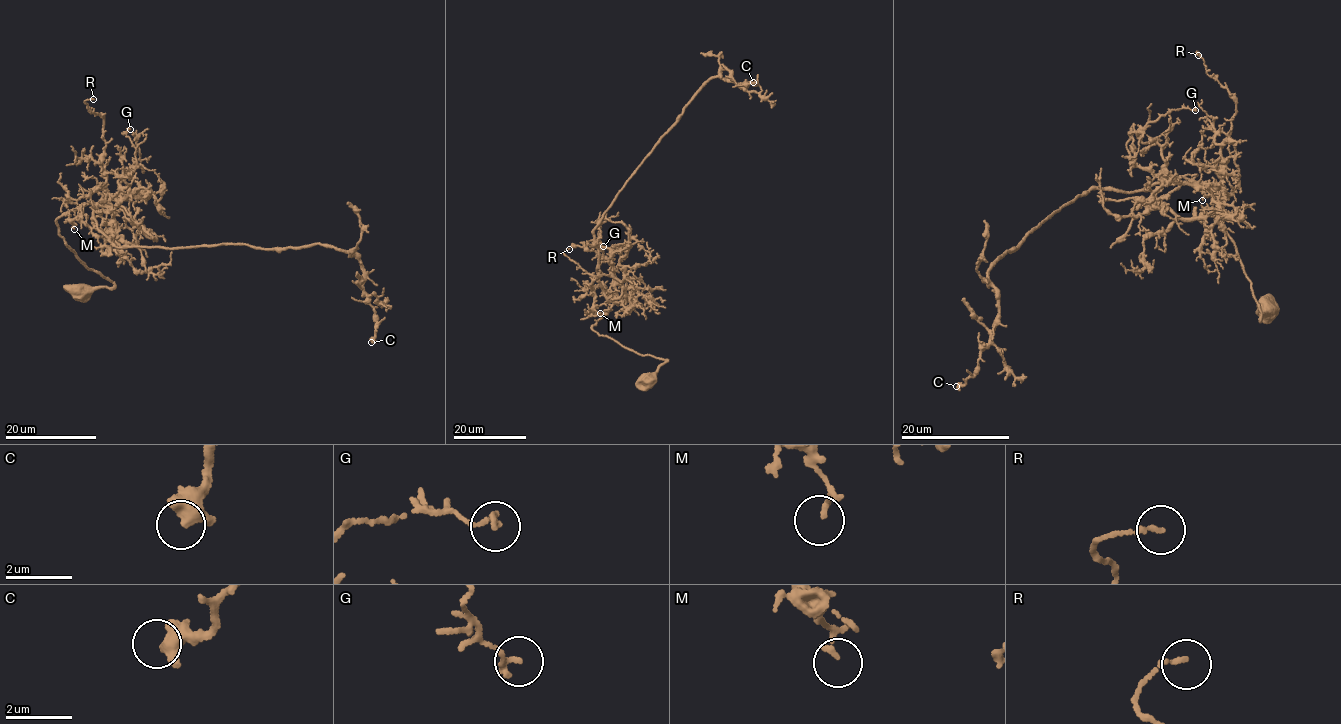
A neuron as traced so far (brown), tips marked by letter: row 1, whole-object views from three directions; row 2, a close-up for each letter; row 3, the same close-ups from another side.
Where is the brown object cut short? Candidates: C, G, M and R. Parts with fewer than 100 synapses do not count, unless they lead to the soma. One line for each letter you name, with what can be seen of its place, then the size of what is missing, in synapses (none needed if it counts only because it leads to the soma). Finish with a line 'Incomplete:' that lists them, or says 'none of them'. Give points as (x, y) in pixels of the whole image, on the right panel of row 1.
Incomplete: none of them

